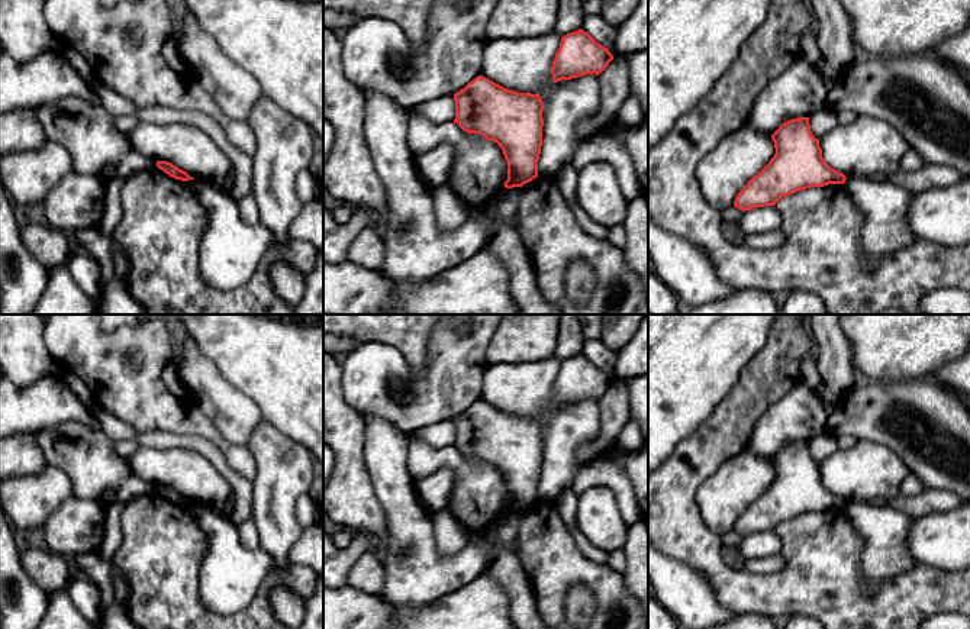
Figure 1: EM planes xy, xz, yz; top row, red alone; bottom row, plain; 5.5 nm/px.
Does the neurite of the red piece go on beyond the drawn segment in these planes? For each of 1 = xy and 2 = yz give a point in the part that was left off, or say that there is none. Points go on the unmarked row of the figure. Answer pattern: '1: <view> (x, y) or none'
1: none
2: none

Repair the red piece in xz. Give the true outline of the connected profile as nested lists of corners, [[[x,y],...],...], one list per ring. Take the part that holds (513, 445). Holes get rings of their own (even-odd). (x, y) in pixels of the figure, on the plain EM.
[[[478,400],[455,417],[454,425],[454,448],[502,472],[507,487],[506,513],[522,512],[538,501],[544,451],[539,419],[512,416]]]

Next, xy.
[[[157,486],[157,491],[175,504],[188,506],[194,504],[186,496],[167,486]]]

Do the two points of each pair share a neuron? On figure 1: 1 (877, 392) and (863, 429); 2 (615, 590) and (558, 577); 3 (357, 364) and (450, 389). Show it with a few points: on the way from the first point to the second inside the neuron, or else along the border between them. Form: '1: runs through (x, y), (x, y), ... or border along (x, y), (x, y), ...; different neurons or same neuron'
1: runs through (877, 400), (877, 407), (864, 421); same neuron
2: runs through (600, 578), (595, 576), (573, 576); same neuron
3: runs through (380, 376), (412, 376), (427, 389); same neuron

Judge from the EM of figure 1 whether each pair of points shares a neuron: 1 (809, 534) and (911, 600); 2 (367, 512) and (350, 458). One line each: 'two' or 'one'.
1: one
2: one

